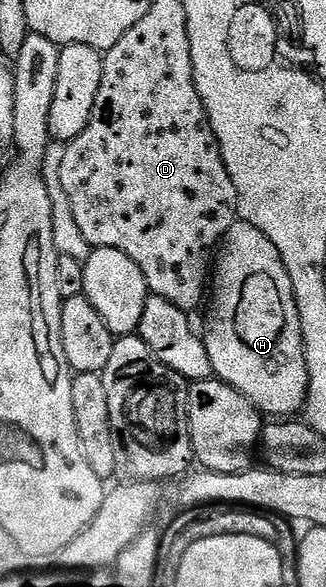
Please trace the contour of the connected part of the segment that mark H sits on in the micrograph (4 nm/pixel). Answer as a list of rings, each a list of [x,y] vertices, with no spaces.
[[[240,219],[229,226],[217,252],[209,304],[210,300],[211,317],[207,320],[207,332],[202,333],[202,338],[207,347],[212,373],[249,398],[251,405],[268,417],[291,418],[302,413],[309,390],[309,366],[305,358],[301,318],[293,294],[293,282],[289,282],[289,270],[285,270],[285,262],[281,262],[277,246],[273,246],[273,242],[269,242],[269,238],[265,238],[257,226]]]

